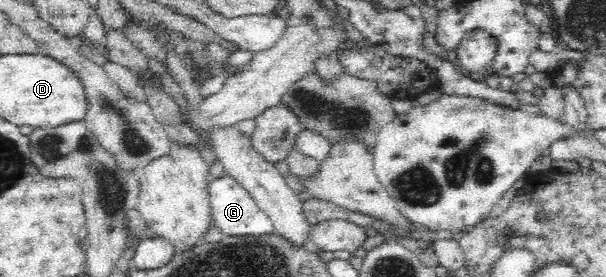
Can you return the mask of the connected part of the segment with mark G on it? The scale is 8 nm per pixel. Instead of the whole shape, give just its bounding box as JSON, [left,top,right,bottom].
[208,175,275,236]

